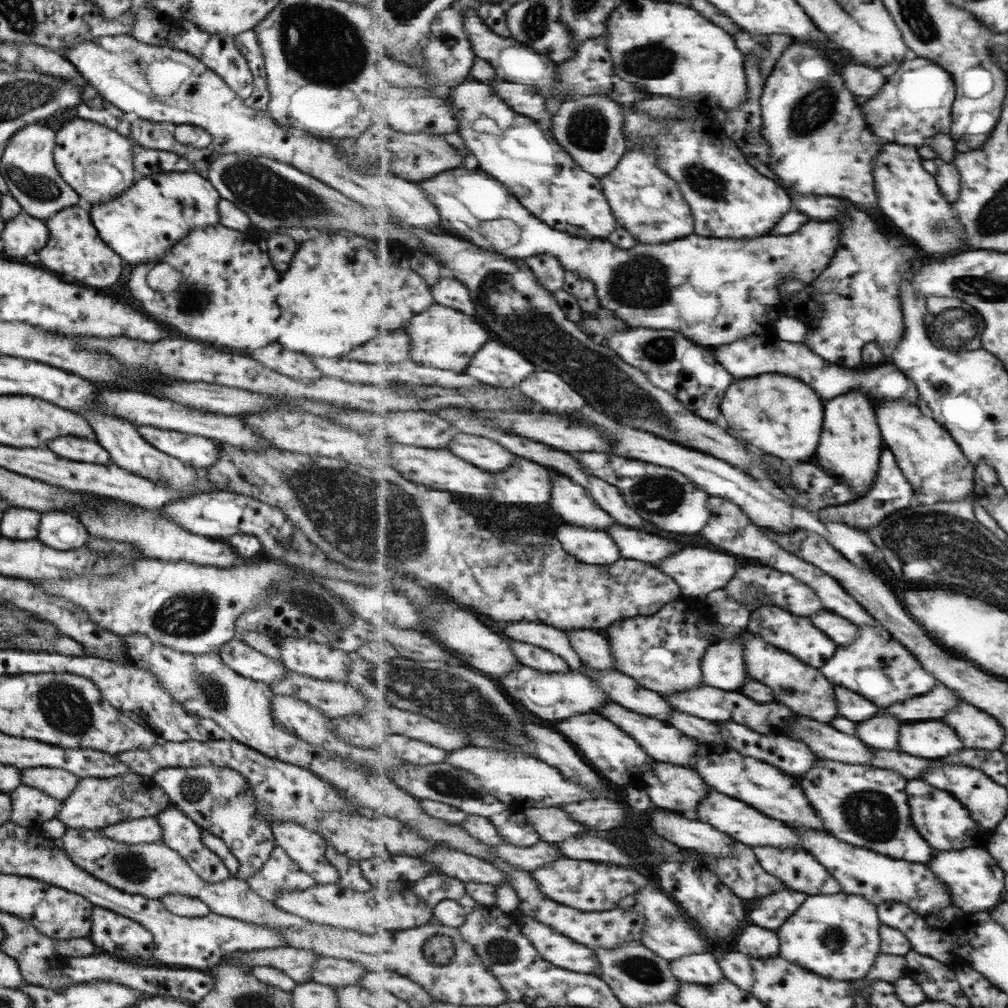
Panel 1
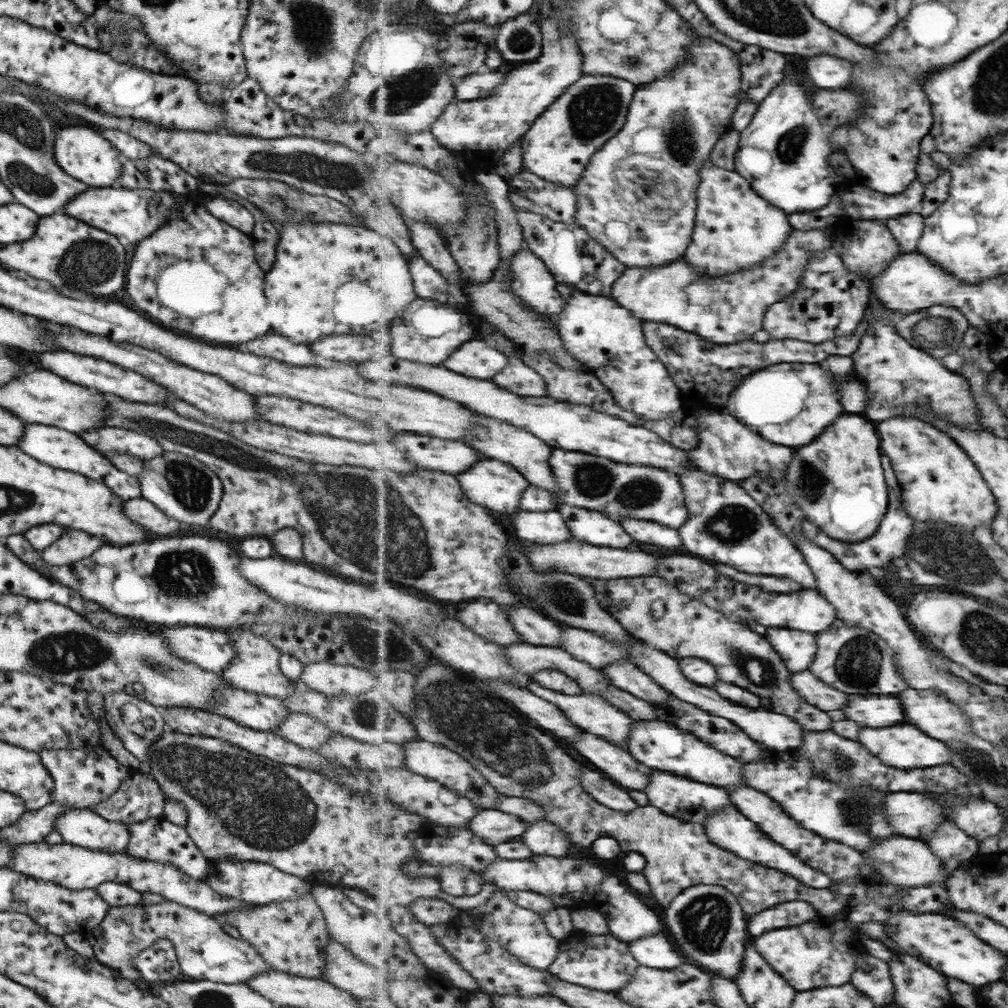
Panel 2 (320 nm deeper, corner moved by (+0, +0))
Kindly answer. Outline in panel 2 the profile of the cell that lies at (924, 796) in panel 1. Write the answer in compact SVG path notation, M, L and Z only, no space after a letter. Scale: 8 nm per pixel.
M917 792L889 794L884 806L894 832L913 838L935 835L937 826L941 824L941 812L947 812L947 808L943 808L939 802Z

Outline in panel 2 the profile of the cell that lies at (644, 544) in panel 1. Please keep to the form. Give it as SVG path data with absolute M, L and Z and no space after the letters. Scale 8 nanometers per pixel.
M569 504L561 505L559 512L569 522L569 528L573 528L573 536L577 540L611 548L627 548L634 540L623 530L624 525L620 521L613 520L604 512L575 508Z

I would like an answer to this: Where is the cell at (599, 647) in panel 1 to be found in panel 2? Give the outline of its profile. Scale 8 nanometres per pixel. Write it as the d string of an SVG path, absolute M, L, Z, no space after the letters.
M505 606L505 609L522 642L532 645L561 646L564 629L562 623L531 608Z

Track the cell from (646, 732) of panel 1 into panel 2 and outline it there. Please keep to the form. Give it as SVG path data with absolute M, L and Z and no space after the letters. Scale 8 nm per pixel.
M533 680L528 684L528 689L536 694L537 696L541 696L541 698L545 698L545 700L549 700L549 702L553 702L553 704L557 704L577 726L581 726L581 728L585 728L587 732L591 732L591 734L597 734L597 736L603 736L605 740L609 740L609 742L613 742L613 744L625 744L627 742L627 736L629 736L629 732L631 732L631 726L633 726L633 722L635 720L631 720L629 718L629 714L625 714L625 712L621 712L619 708L615 708L615 706L611 706L605 698L601 698L601 696L597 696L597 694L583 694L583 696L567 696L567 694L561 694L561 692L553 692L553 690L549 690L549 688L543 688L541 684L537 681Z

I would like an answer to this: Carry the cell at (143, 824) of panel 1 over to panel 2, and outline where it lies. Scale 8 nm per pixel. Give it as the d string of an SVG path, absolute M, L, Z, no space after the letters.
M89 809L63 811L52 830L61 835L63 843L99 852L120 852L129 838L126 824L105 820Z

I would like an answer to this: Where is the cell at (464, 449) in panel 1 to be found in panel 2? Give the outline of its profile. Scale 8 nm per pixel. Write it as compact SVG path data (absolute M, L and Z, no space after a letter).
M397 434L391 444L403 451L417 466L427 470L441 470L461 474L481 460L479 452L459 440L441 440L433 436Z

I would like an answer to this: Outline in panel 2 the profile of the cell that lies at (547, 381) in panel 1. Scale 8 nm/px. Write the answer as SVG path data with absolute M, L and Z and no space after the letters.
M525 364L505 368L505 372L501 372L501 376L495 376L493 382L509 388L511 392L517 392L519 396L540 397L547 394L544 378Z

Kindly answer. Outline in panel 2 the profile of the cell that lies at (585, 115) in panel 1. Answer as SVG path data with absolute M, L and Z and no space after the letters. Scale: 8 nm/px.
M583 75L522 136L521 166L549 182L577 186L592 156L624 127L637 87L614 76Z

